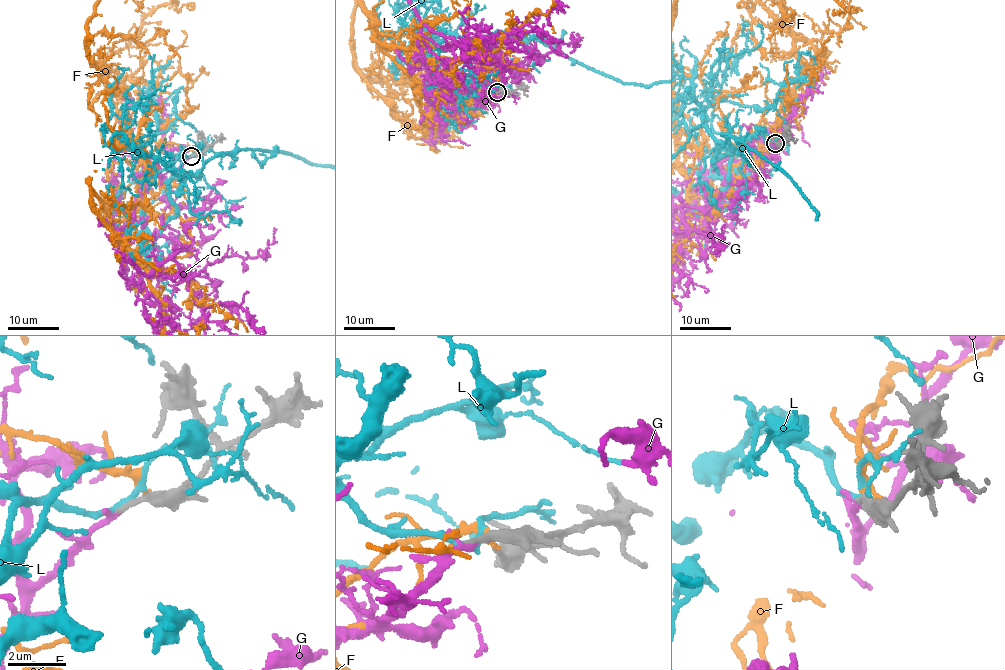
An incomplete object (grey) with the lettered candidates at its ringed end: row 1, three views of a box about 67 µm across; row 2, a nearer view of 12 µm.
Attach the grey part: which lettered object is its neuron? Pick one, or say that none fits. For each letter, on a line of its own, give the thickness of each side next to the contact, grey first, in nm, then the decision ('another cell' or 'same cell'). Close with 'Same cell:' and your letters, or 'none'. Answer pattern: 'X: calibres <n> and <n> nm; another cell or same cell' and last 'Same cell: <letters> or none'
F: calibres 460 and 170 nm; another cell
G: calibres 260 and 150 nm; same cell
L: calibres 320 and 200 nm; another cell
Same cell: G

